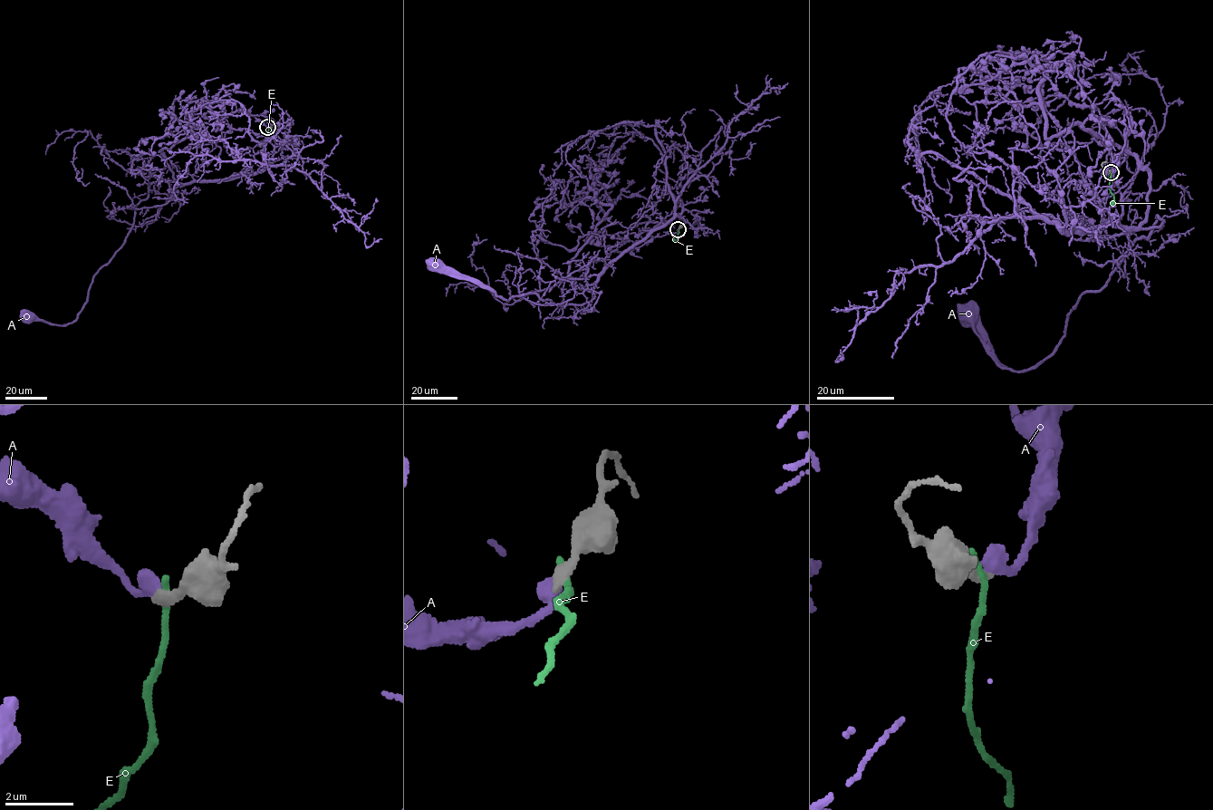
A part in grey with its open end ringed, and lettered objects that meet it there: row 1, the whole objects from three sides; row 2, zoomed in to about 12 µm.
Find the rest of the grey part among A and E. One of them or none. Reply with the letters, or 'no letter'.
A

